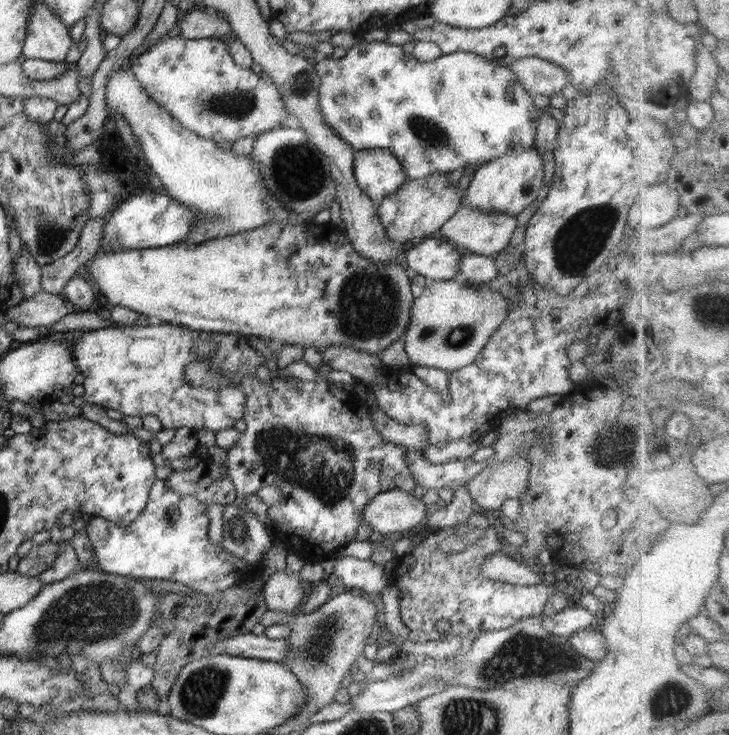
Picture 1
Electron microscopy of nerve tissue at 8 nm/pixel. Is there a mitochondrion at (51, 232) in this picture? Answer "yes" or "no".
yes

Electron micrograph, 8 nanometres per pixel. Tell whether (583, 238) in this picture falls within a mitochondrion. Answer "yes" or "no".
yes

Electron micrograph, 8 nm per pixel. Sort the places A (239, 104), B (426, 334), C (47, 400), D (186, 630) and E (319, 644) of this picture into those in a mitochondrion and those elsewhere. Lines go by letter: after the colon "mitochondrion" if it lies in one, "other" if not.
A: mitochondrion
B: mitochondrion
C: other
D: other
E: mitochondrion

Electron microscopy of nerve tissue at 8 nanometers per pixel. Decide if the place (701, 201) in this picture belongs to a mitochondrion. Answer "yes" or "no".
no

